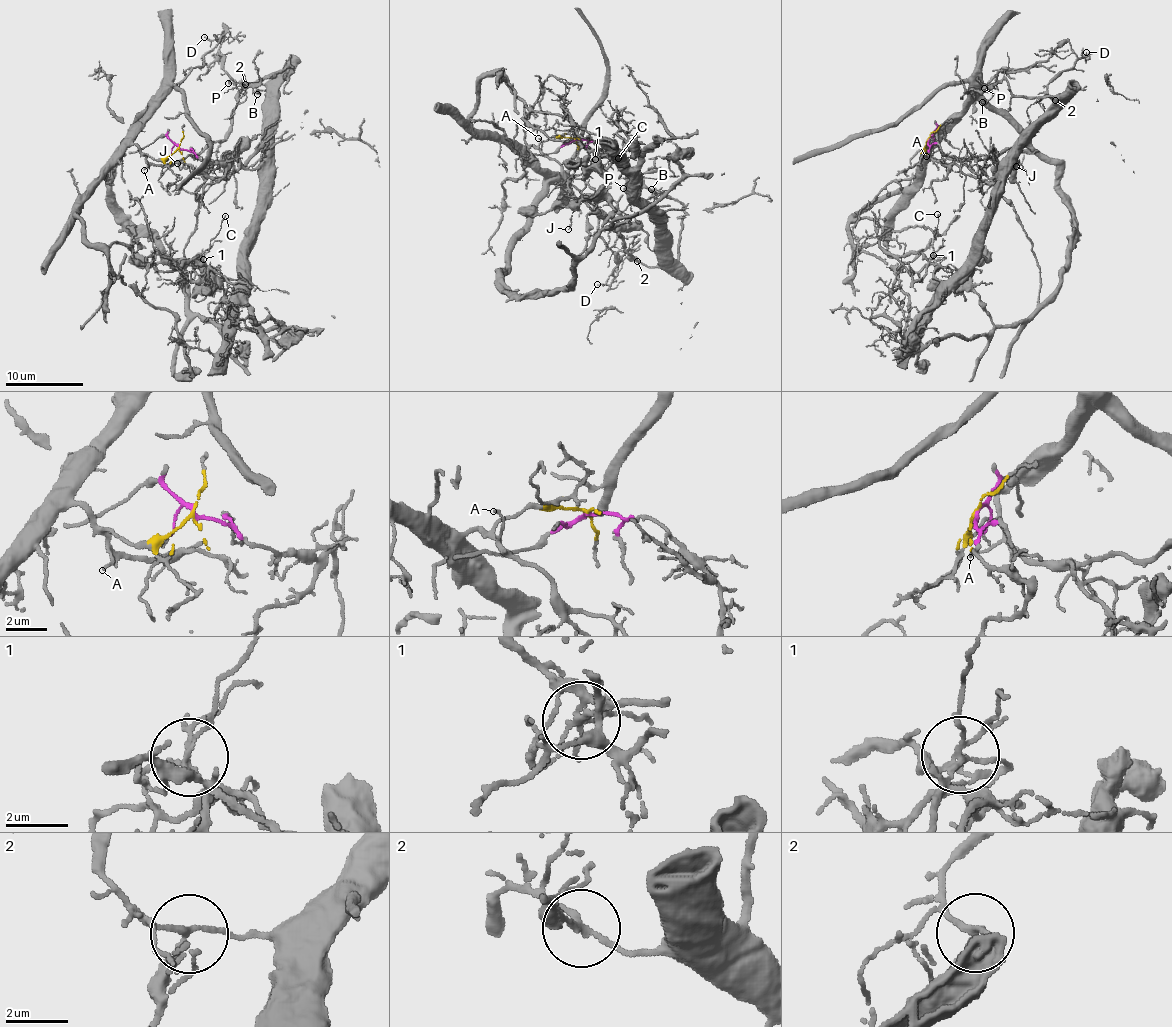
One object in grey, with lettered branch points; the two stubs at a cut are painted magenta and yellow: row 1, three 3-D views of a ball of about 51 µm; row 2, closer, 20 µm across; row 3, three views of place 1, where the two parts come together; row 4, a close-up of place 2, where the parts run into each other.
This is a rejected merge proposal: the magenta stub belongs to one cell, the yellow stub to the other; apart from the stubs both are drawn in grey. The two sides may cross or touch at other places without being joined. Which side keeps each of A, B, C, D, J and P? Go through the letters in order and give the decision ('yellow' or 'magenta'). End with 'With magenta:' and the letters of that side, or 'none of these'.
A: yellow
B: magenta
C: magenta
D: magenta
J: yellow
P: magenta
With magenta: B, C, D, P

